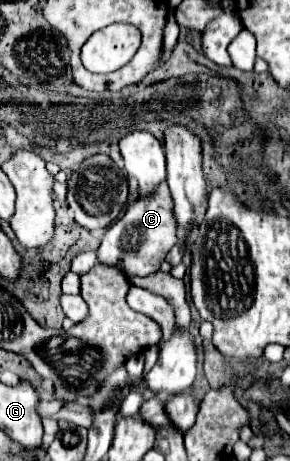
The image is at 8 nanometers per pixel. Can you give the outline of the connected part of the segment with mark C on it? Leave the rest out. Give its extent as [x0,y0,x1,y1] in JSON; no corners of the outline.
[98,182,178,276]

